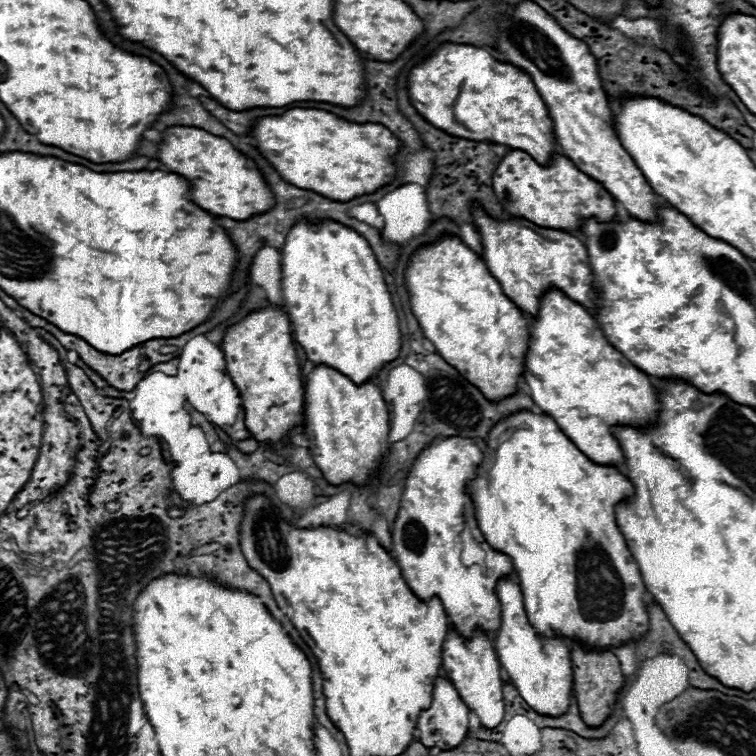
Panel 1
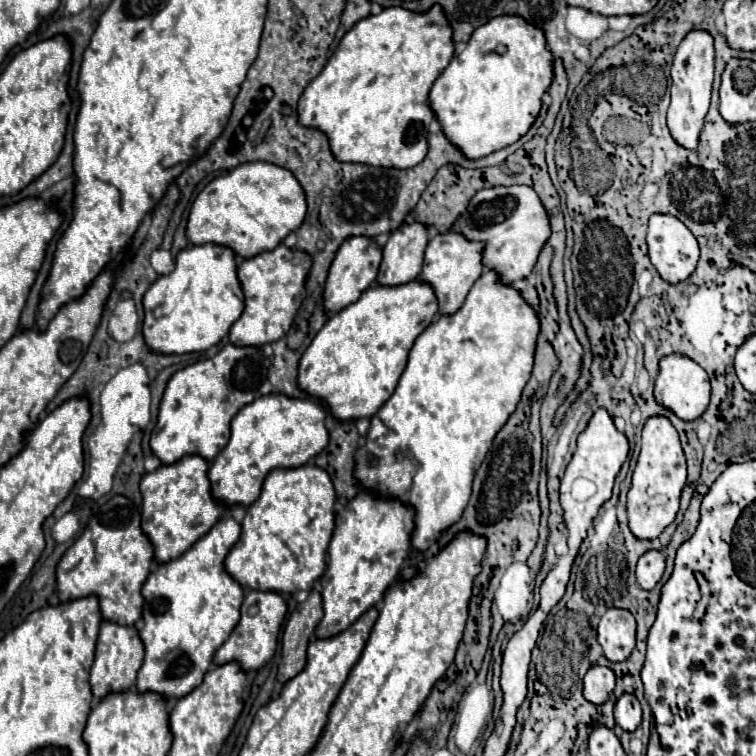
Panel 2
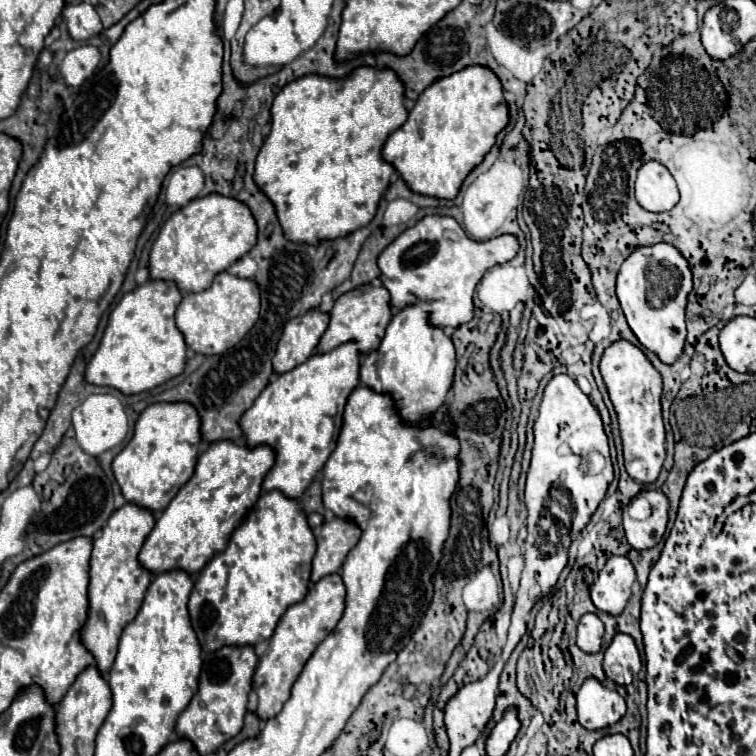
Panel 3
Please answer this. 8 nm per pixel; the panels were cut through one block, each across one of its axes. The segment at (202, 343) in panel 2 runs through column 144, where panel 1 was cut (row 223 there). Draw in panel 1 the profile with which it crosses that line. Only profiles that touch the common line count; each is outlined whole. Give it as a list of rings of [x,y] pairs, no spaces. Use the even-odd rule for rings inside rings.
[[[296,220],[282,248],[282,296],[286,302],[286,312],[292,324],[296,342],[306,350],[308,360],[314,364],[326,364],[338,372],[362,384],[378,374],[378,370],[394,360],[400,352],[400,326],[398,314],[394,310],[390,292],[386,288],[378,260],[356,230],[334,222],[334,220]]]

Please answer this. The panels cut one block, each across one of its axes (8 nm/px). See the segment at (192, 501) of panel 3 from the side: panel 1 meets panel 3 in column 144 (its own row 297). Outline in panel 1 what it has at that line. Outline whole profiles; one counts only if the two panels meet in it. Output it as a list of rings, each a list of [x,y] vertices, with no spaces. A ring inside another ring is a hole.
[[[556,288],[542,296],[538,314],[530,318],[530,340],[522,376],[534,404],[550,414],[576,448],[598,464],[618,466],[624,462],[620,444],[610,432],[612,426],[648,426],[658,416],[656,388],[650,384],[650,376],[638,370],[604,338],[582,304]]]

